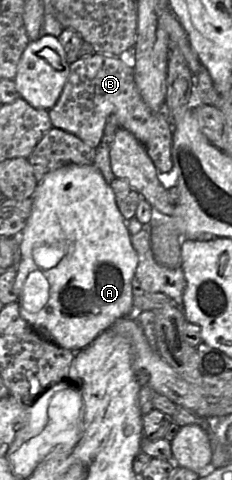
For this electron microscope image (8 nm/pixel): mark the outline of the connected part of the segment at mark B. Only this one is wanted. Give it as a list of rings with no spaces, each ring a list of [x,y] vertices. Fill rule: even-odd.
[[[101,53],[70,63],[63,91],[49,110],[53,127],[74,134],[96,149],[111,115],[116,117],[119,127],[130,131],[145,147],[158,173],[167,174],[172,170],[172,125],[165,113],[153,111],[142,99],[135,83],[133,63],[125,56]]]

